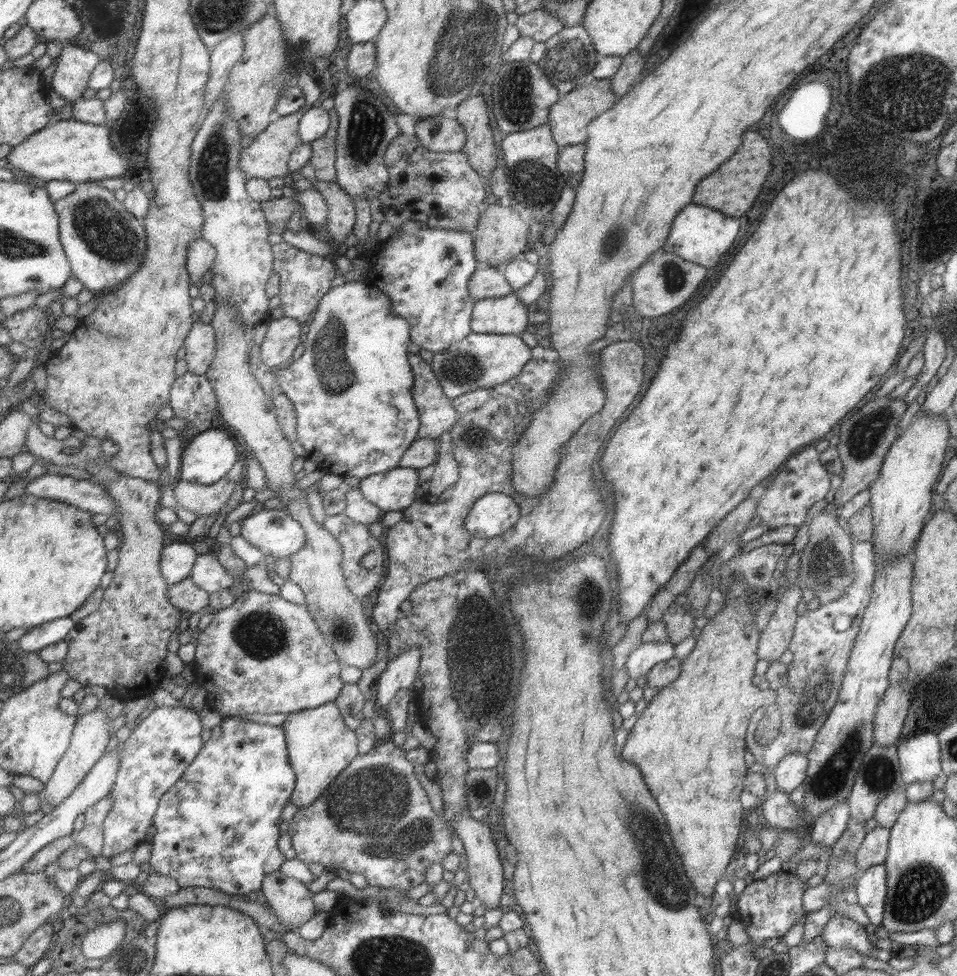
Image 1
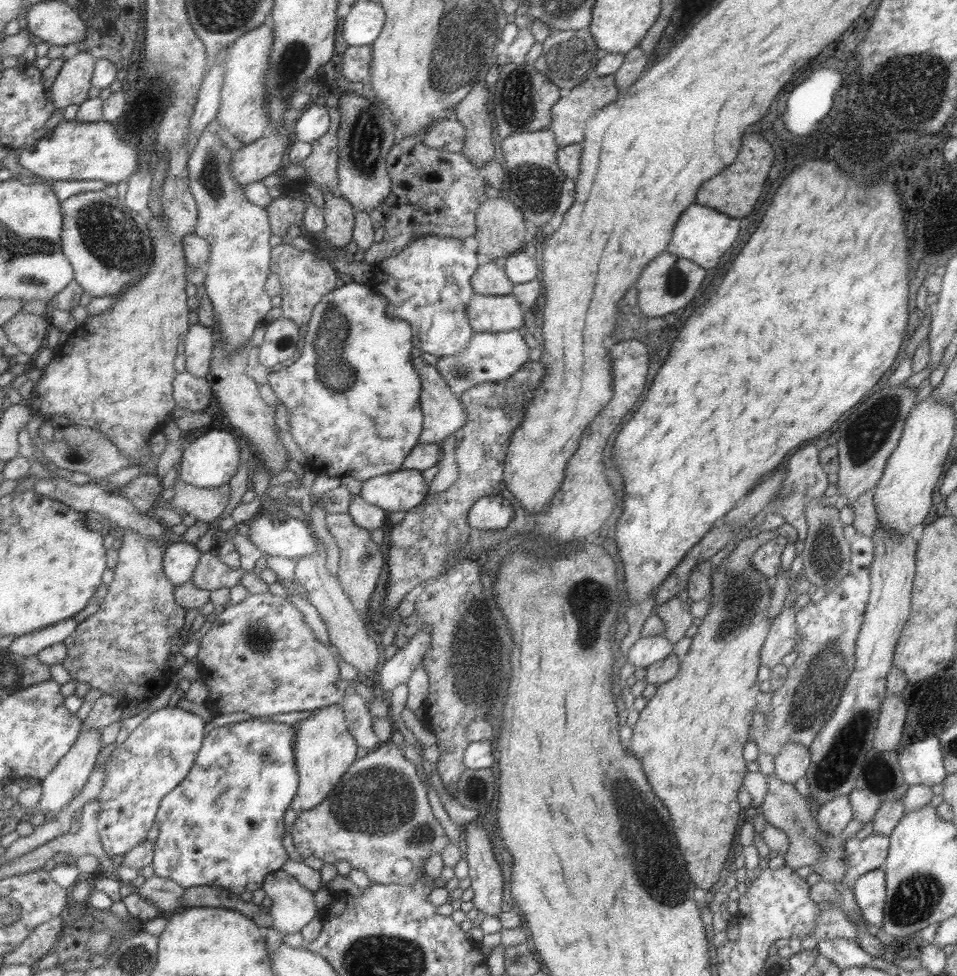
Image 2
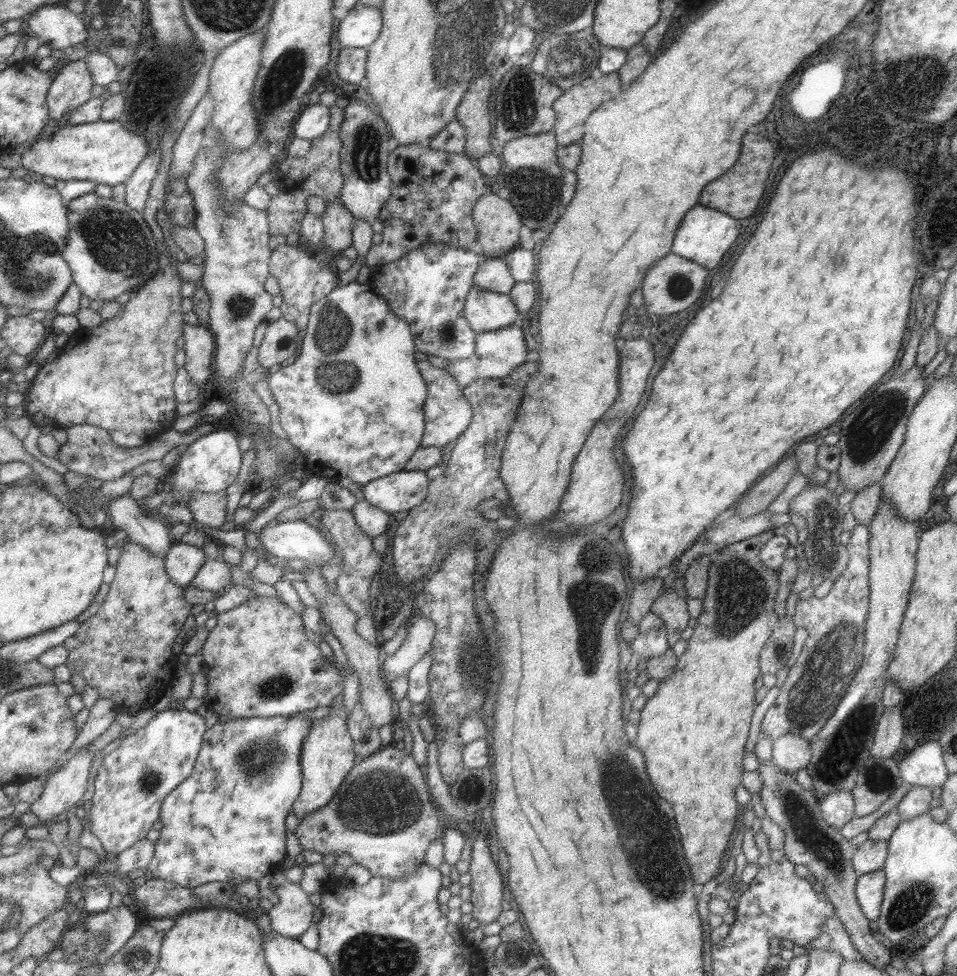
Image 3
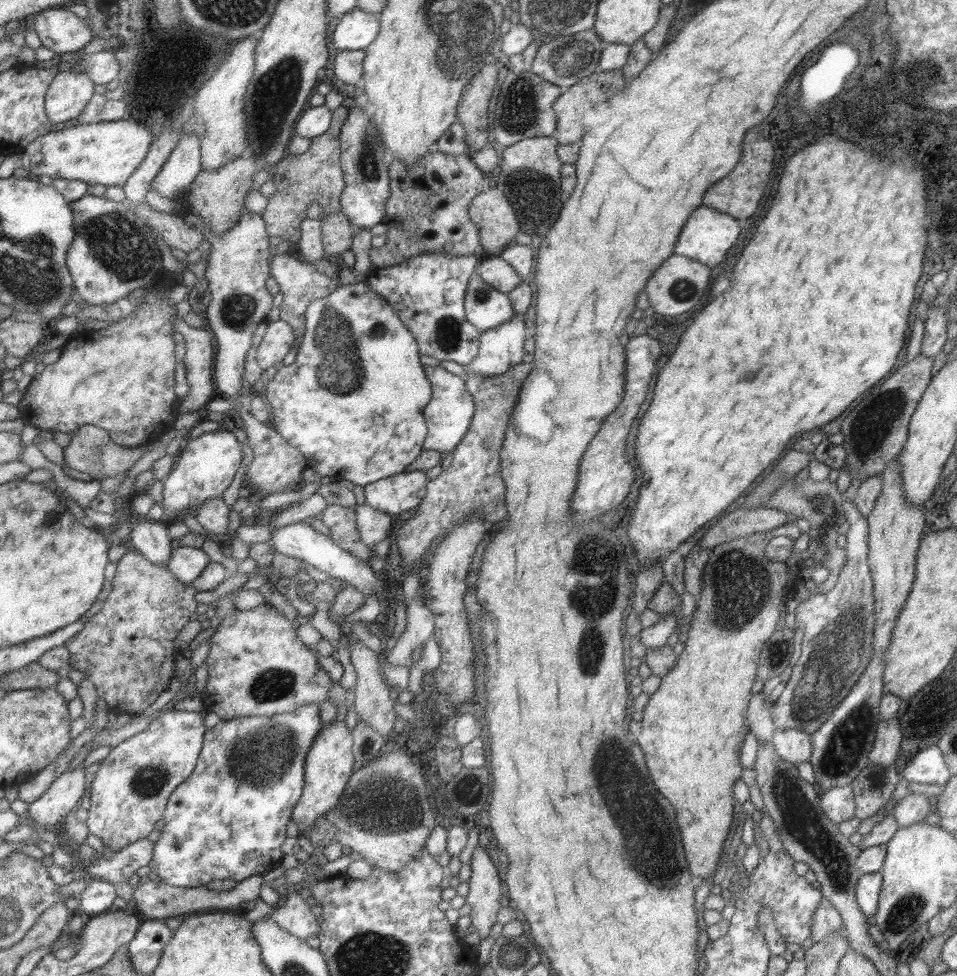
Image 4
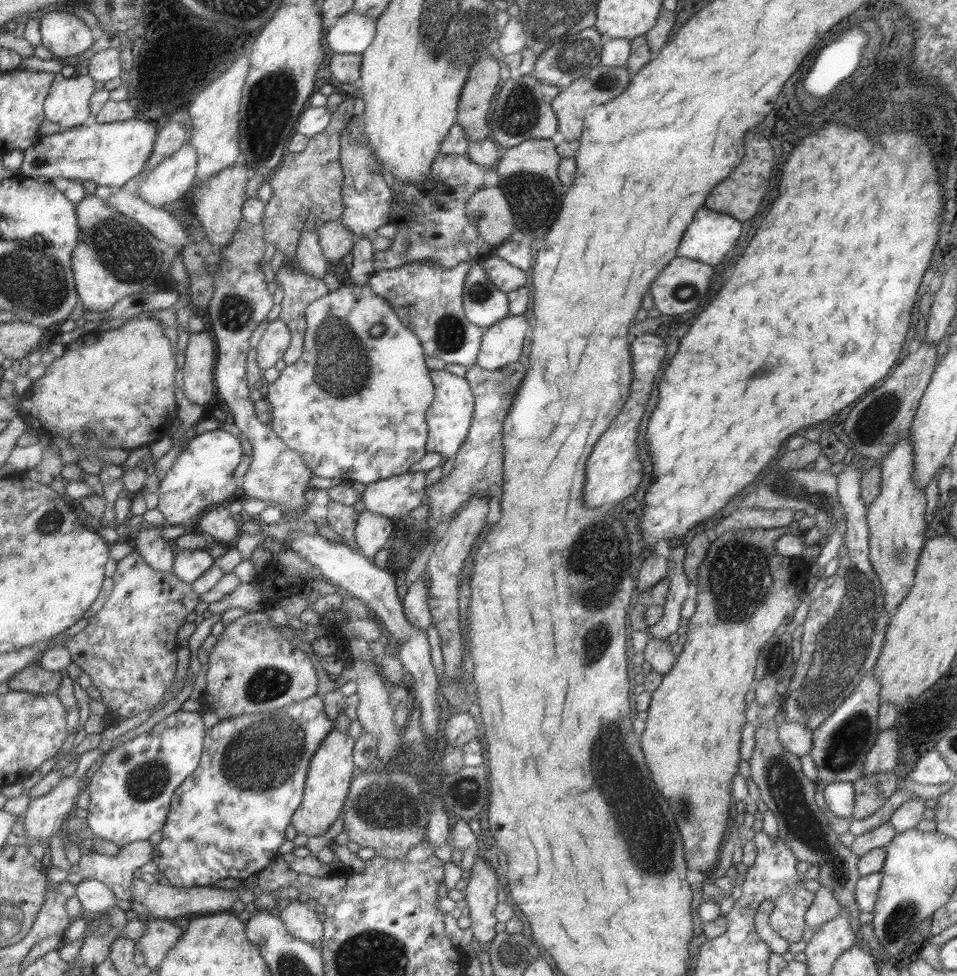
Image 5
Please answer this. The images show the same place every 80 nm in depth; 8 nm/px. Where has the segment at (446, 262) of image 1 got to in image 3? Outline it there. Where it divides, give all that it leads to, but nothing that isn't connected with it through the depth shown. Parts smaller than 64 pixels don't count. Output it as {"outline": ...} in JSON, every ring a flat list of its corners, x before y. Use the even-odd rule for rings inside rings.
{"outline":[[427,241,401,258,371,270,369,284,395,314,409,325,415,349,445,361,467,360,475,352,477,335,462,316,465,298,477,270,477,253,447,243]]}

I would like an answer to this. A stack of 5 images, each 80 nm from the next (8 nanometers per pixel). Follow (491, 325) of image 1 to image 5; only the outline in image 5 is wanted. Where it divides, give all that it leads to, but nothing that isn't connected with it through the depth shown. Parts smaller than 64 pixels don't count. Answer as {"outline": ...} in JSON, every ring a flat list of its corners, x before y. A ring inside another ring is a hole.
{"outline":[[479,259,470,264,461,294,466,320,479,329,485,330,508,316,507,293,499,291,487,279]]}

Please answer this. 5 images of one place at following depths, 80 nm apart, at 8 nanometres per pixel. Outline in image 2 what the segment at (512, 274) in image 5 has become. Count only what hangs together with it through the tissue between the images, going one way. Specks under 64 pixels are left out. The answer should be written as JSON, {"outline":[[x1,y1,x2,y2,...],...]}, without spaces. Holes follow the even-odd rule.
{"outline":[[489,261,475,269,470,286,474,294,504,296,511,293,514,285,507,279,501,261]]}

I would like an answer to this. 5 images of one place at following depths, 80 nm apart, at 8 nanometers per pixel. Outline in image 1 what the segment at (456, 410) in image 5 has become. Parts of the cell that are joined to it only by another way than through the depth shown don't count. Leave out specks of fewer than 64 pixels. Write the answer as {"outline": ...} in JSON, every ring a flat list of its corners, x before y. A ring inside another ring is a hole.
{"outline":[[408,354,411,366,412,385,411,398,419,417,419,430,416,438,436,439,451,430,455,420,459,418,435,378,431,366,416,354]]}

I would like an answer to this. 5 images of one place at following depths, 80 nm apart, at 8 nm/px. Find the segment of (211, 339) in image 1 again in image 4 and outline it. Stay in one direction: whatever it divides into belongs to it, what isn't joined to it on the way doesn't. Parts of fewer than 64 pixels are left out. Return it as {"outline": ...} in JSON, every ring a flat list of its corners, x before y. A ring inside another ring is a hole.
{"outline":[[181,318,175,319,175,332,182,335,185,344,185,356,182,363,186,368,187,384,190,390,181,400,179,412,198,410,211,401,213,394,213,344,212,334,208,330,191,328]]}

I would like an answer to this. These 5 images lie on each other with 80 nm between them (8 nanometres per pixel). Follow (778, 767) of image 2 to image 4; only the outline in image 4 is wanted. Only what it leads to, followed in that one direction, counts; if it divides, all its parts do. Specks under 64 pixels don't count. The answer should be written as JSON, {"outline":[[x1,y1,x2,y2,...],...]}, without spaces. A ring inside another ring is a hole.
{"outline":[[775,728,772,738,772,747,783,761,798,763,809,761,811,754,811,735,795,728]]}

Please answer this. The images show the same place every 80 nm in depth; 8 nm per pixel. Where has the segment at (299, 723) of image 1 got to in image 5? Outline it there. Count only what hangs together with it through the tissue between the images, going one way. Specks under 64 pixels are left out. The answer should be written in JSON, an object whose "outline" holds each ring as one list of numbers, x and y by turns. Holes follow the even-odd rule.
{"outline":[[335,728,321,739,309,760,303,798,291,816,290,824,295,827,296,835,321,836,339,816,353,779,355,768,355,763,352,762,353,745,354,741,346,731,340,732]]}

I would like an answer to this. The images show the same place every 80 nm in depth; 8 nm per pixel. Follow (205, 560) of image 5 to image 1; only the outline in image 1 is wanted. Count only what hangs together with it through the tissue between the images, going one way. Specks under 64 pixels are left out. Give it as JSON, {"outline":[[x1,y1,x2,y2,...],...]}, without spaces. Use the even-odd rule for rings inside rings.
{"outline":[[172,542,164,546,161,556,161,575,166,583,175,584,189,577,197,557,197,552,190,544]]}

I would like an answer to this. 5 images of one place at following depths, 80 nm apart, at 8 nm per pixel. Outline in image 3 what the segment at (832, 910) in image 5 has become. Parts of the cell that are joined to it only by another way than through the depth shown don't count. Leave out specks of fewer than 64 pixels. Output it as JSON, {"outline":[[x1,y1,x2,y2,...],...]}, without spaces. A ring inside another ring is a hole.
{"outline":[[834,915,824,920,820,936,808,946,817,950,834,950,842,960,864,960,851,944,851,939,845,932,842,922]]}

